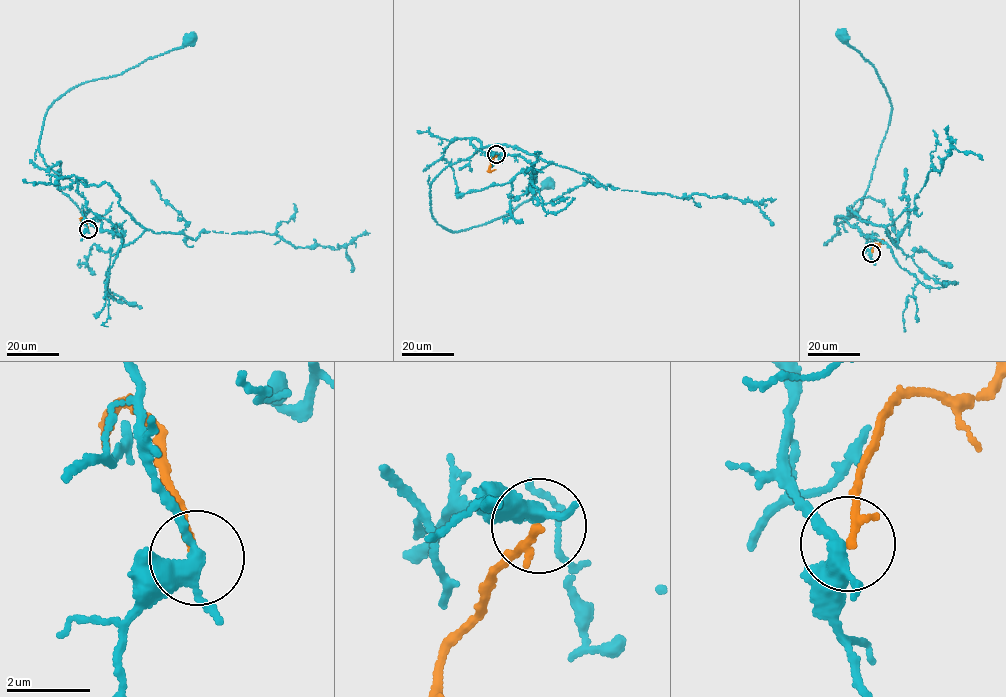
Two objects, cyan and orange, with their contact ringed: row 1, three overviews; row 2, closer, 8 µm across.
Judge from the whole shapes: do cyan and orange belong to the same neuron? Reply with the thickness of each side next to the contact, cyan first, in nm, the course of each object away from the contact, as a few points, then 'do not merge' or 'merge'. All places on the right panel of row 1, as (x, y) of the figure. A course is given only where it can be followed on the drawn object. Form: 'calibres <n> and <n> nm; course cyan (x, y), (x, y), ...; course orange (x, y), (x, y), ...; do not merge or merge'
calibres 280 and 180 nm; course cyan (871, 253), (859, 228), (837, 216), (856, 216), (861, 206), (891, 110), (877, 71), (849, 45), (843, 34); course orange (871, 253), (873, 244), (884, 243); do not merge

